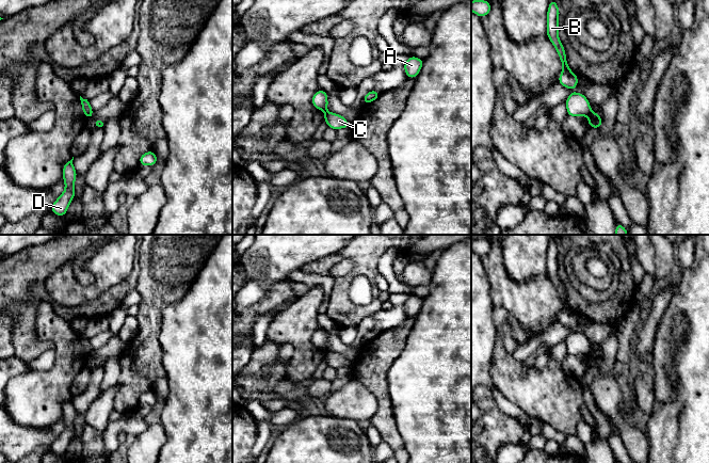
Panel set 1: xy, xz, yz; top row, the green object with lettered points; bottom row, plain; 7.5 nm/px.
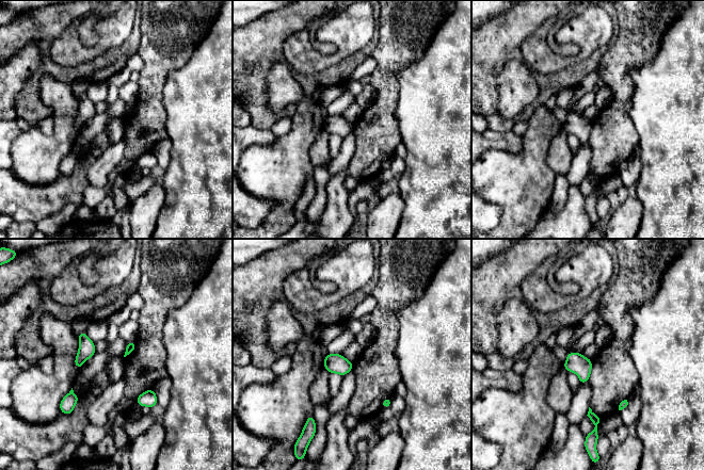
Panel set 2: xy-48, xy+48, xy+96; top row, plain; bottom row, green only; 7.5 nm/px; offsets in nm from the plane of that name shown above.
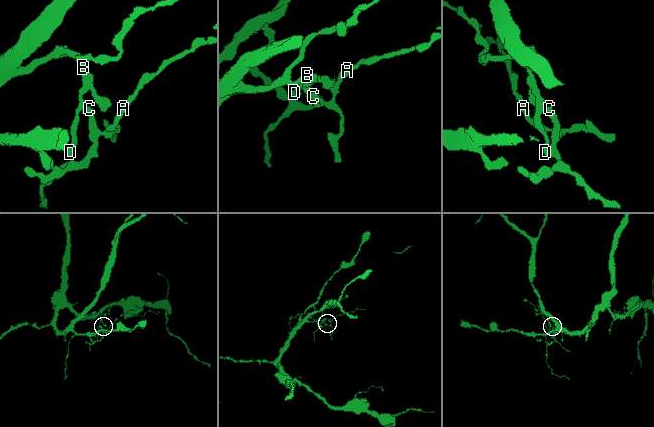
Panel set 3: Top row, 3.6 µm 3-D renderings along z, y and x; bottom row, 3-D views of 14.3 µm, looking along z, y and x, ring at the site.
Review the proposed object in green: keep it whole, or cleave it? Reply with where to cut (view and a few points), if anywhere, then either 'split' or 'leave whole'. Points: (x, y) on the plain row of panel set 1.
cut yz (591, 349), (586, 354); split

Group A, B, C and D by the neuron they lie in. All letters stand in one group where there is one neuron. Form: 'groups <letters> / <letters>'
groups A C / B D

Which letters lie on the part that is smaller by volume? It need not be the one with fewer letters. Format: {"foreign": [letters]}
{"foreign": ["A", "C"]}

